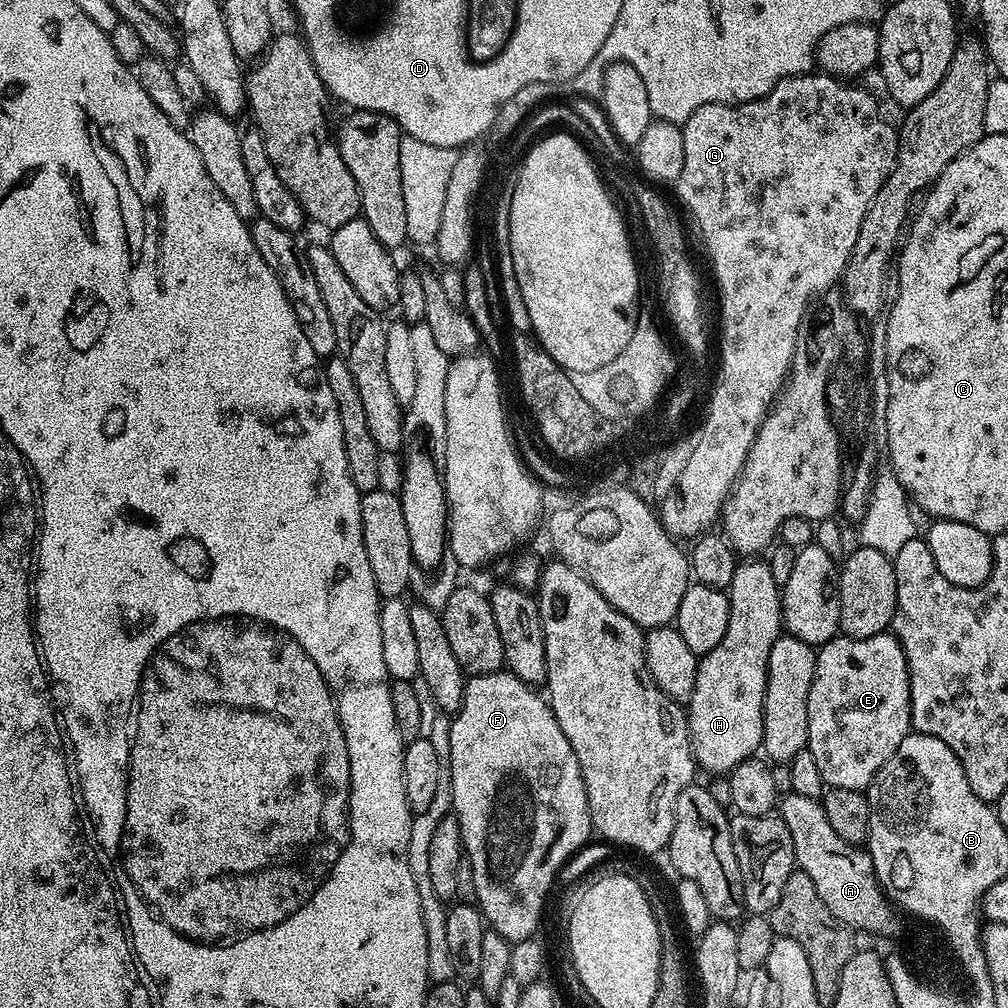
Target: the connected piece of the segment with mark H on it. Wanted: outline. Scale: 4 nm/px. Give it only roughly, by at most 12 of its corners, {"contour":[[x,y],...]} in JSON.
{"contour":[[737,563],[730,622],[699,657],[686,706],[692,756],[728,774],[764,742],[782,588]]}

